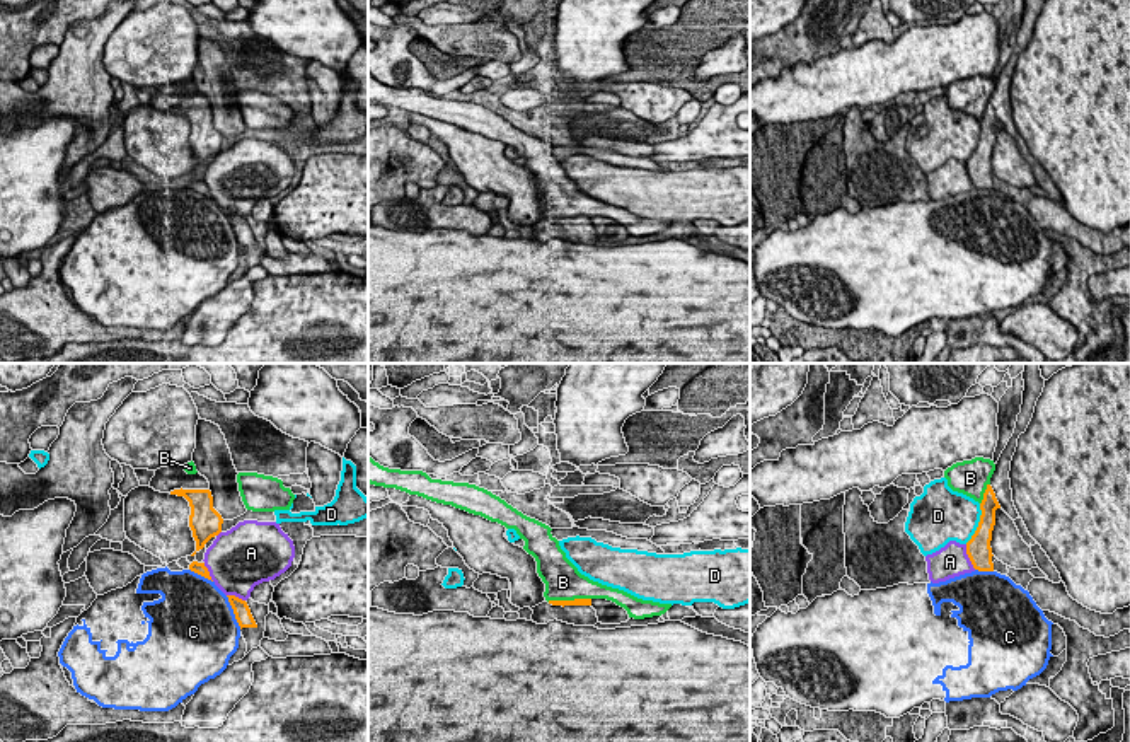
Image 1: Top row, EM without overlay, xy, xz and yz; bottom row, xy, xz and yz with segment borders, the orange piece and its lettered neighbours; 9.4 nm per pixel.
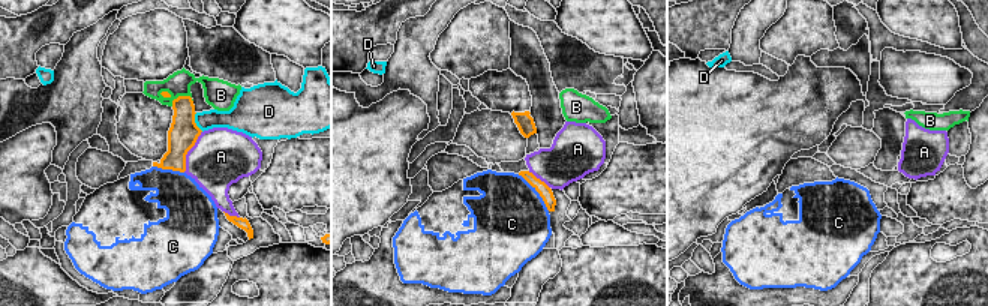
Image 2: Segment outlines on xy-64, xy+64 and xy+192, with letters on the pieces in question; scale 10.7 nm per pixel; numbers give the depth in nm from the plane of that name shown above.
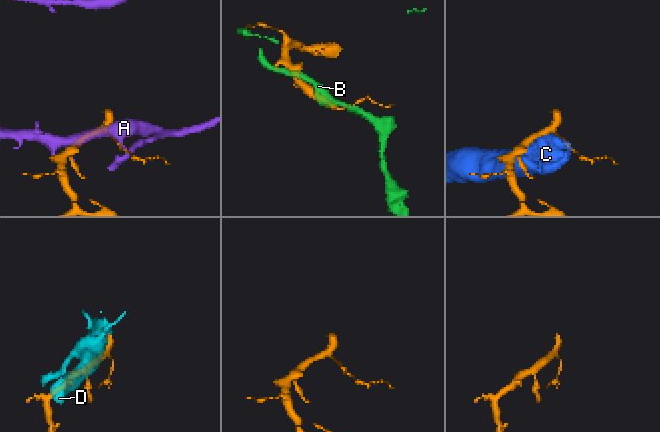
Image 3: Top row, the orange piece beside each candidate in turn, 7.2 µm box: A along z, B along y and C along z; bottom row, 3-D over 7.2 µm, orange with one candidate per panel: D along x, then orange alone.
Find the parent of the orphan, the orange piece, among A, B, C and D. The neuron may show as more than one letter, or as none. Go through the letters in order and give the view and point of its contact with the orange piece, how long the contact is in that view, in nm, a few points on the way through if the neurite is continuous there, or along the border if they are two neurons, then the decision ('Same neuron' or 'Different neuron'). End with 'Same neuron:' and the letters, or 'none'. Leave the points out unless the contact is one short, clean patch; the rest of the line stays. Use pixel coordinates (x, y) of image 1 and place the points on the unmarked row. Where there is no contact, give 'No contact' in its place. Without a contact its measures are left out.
A: Touches orange at yz (968, 174). Shared border 260 nm. Different neuron
B: Touches orange at xz (568, 219). Shared border 420 nm. Different neuron
C: Touches orange at xy (234, 231). Shared border 360 nm. Different neuron
D: Touches orange at yz (979, 142). Shared border 420 nm. Different neuron
Same neuron: none

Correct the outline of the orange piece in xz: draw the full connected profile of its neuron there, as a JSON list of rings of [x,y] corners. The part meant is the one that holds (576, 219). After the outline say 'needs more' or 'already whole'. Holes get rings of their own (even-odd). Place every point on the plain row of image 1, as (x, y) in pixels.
[[[591,217],[549,218],[532,225],[532,239],[547,242],[549,239],[562,239],[574,244],[595,244],[598,241]]]; needs more

